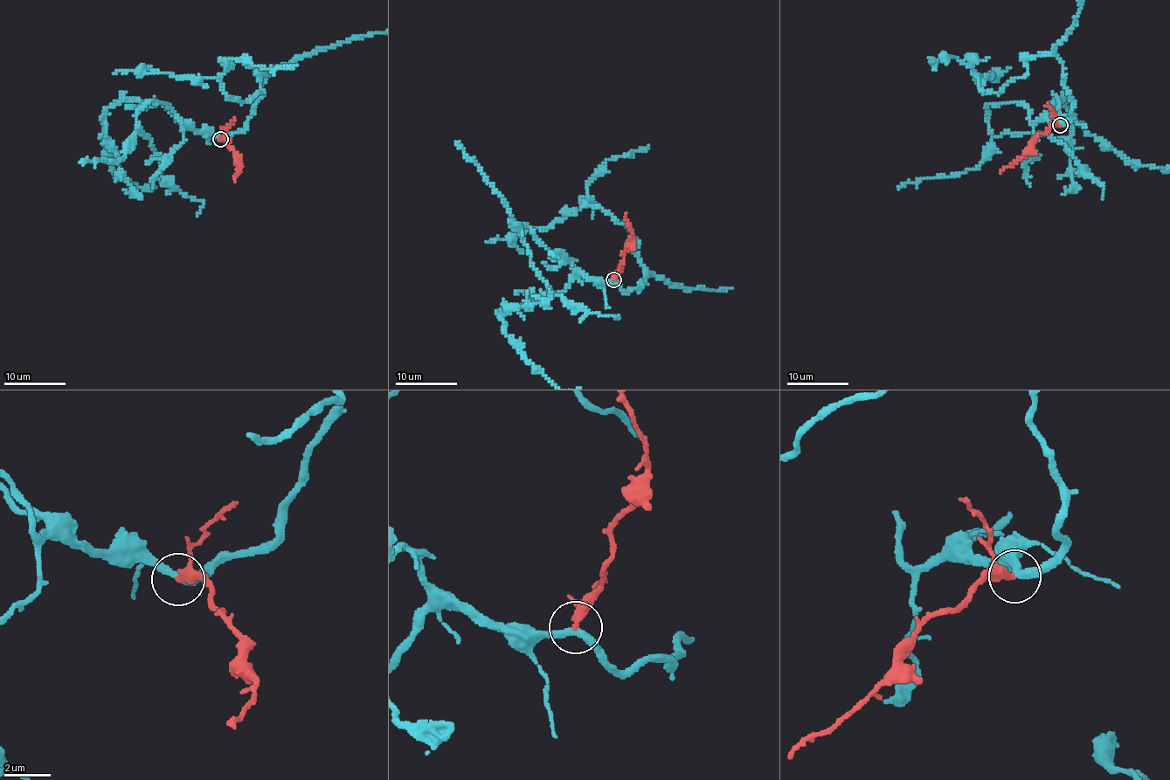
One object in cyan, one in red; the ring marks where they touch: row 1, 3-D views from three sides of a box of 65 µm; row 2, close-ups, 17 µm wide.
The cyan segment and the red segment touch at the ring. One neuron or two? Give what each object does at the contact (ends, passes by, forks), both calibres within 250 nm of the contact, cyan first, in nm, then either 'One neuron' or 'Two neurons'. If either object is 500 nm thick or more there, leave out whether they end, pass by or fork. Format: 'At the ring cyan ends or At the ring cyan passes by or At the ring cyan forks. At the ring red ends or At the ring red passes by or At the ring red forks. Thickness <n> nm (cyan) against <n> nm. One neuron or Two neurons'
At the ring cyan passes by. At the ring red ends. Thickness 320 nm (cyan) against 380 nm. Two neurons

